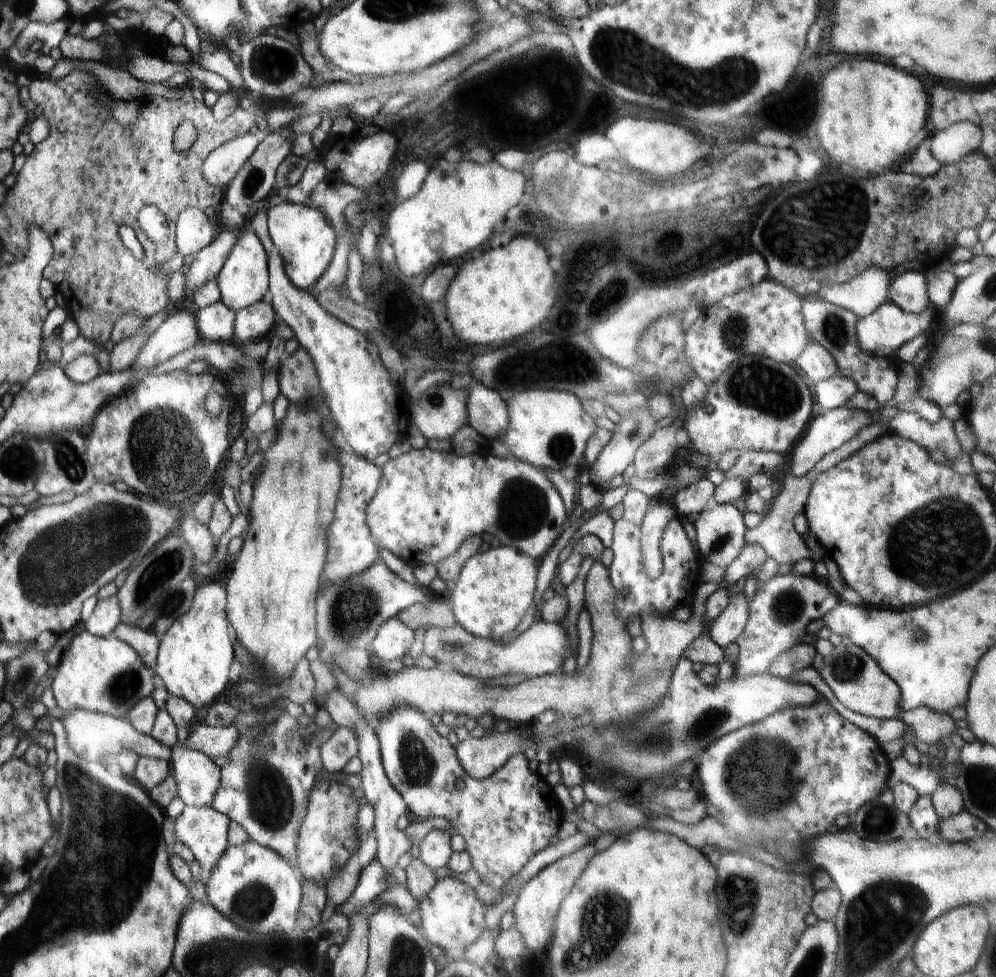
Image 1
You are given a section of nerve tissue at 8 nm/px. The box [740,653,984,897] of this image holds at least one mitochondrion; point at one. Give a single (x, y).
(879, 820)

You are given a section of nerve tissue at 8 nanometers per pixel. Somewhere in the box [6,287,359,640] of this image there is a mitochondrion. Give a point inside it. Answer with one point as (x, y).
(62, 560)

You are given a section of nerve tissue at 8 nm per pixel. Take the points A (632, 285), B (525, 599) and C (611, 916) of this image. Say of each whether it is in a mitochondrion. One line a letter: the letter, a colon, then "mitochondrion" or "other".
A: other
B: other
C: mitochondrion

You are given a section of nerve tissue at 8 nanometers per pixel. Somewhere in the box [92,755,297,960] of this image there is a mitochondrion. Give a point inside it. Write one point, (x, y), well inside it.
(252, 902)

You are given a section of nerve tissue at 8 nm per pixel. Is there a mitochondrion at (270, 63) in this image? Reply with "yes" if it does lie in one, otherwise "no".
yes

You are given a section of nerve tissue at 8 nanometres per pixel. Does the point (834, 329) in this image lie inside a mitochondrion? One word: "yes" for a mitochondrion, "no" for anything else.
yes

